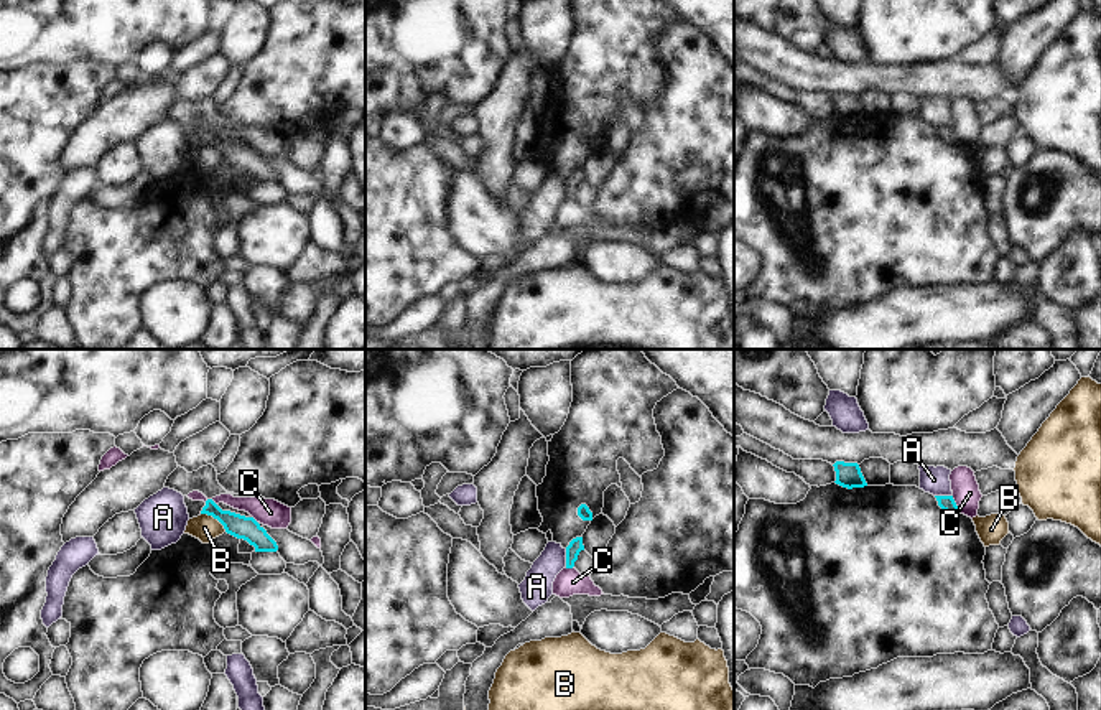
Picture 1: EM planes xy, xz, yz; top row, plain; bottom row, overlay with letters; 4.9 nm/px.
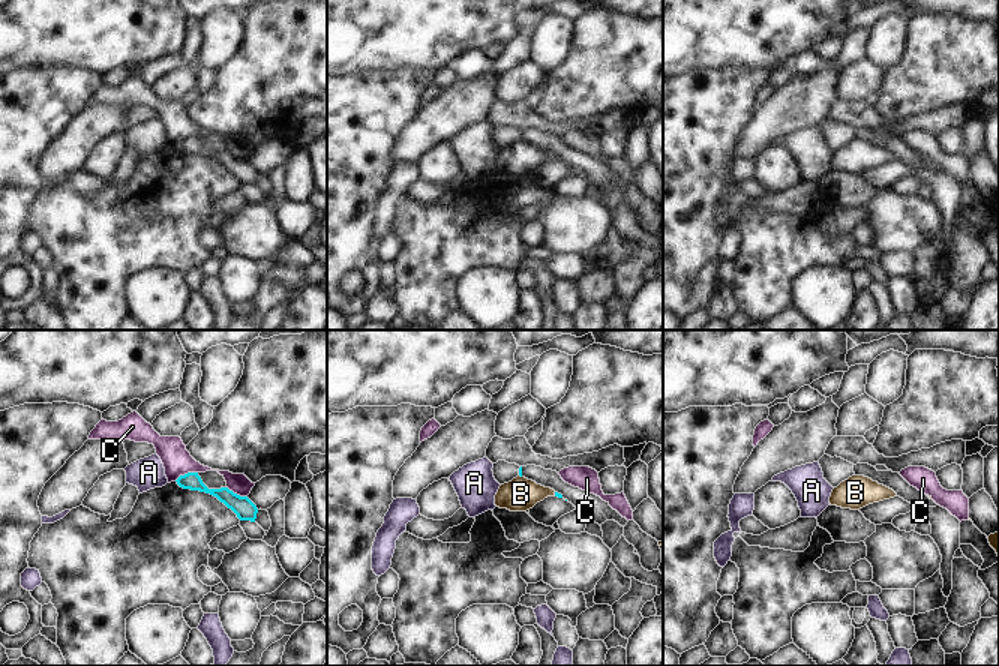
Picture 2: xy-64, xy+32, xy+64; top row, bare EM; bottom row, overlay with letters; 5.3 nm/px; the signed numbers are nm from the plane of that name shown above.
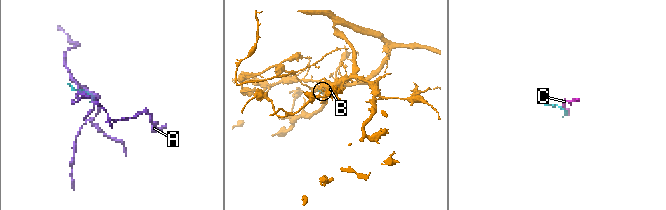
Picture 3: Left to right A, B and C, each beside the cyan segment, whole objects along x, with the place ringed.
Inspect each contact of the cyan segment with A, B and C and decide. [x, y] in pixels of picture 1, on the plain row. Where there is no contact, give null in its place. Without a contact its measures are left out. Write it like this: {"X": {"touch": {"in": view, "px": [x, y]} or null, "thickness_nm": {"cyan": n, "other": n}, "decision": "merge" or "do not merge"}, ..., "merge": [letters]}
{"A": {"touch": {"in": "xz", "px": [566, 190]}, "thickness_nm": {"cyan": 70, "other": 150}, "decision": "do not merge"}, "B": {"touch": {"in": "xy", "px": [214, 149]}, "thickness_nm": {"cyan": 110, "other": 130}, "decision": "do not merge"}, "C": {"touch": {"in": "yz", "px": [955, 135]}, "thickness_nm": {"cyan": 80, "other": 140}, "decision": "do not merge"}, "merge": []}

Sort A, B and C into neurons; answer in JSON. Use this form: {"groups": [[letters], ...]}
{"groups": [["A"], ["B"], ["C"]]}

